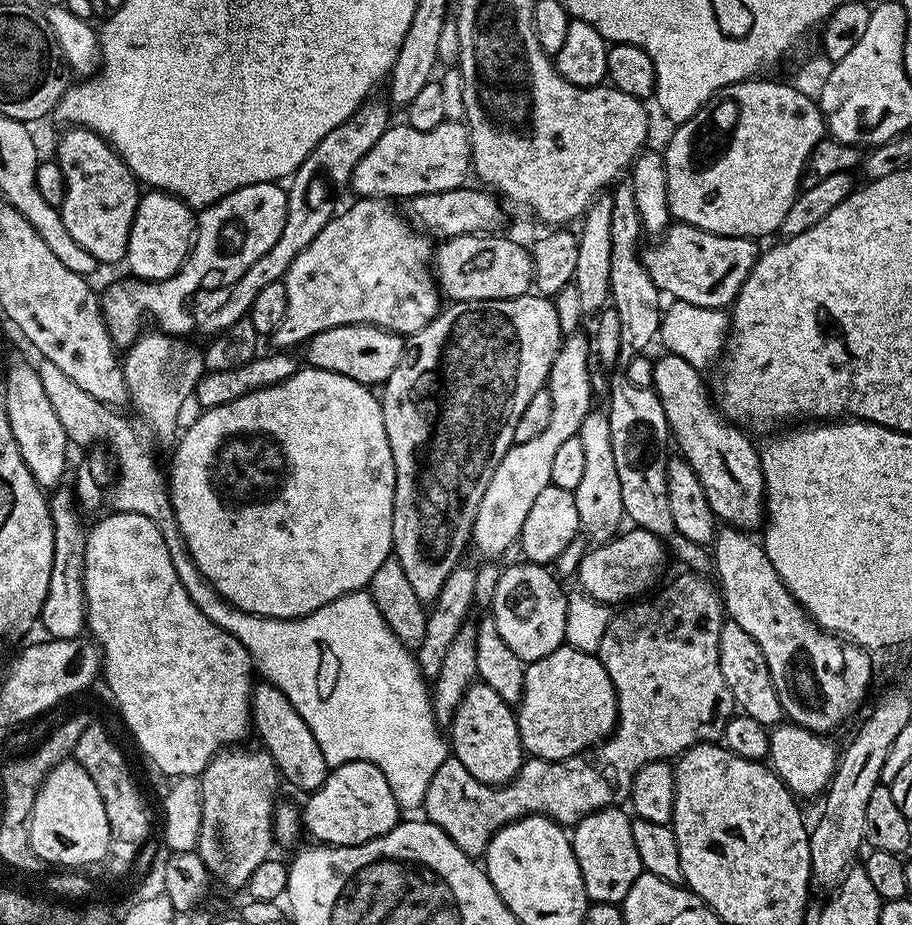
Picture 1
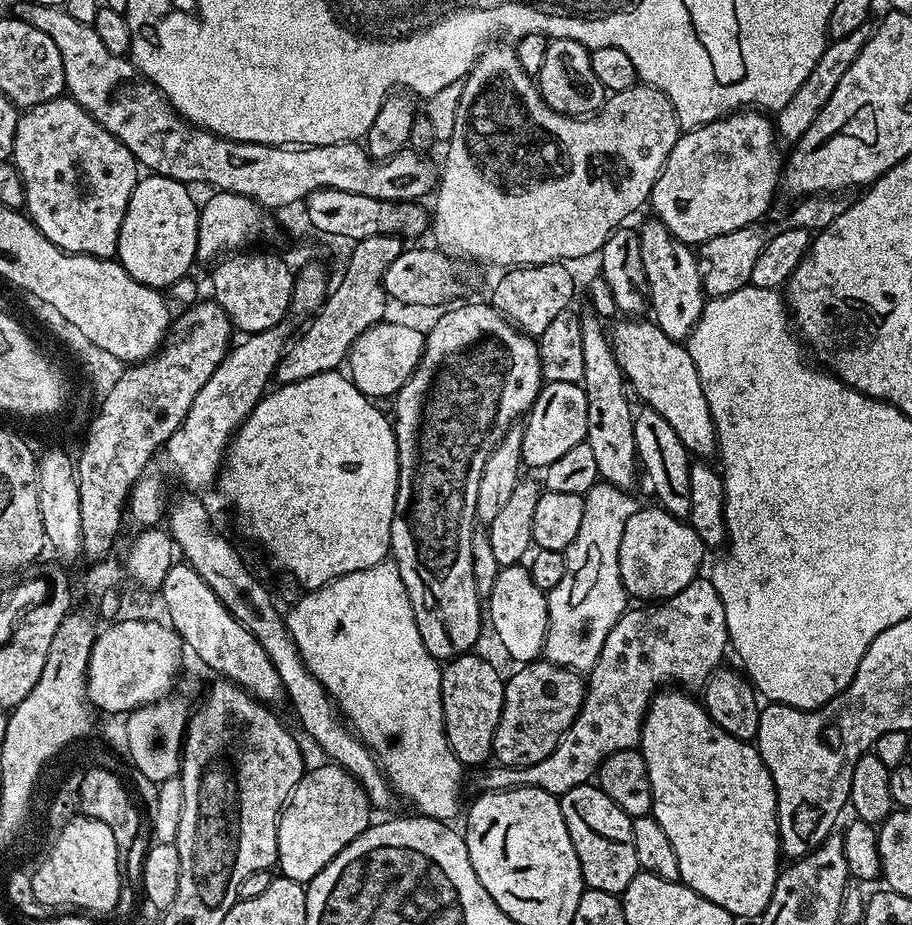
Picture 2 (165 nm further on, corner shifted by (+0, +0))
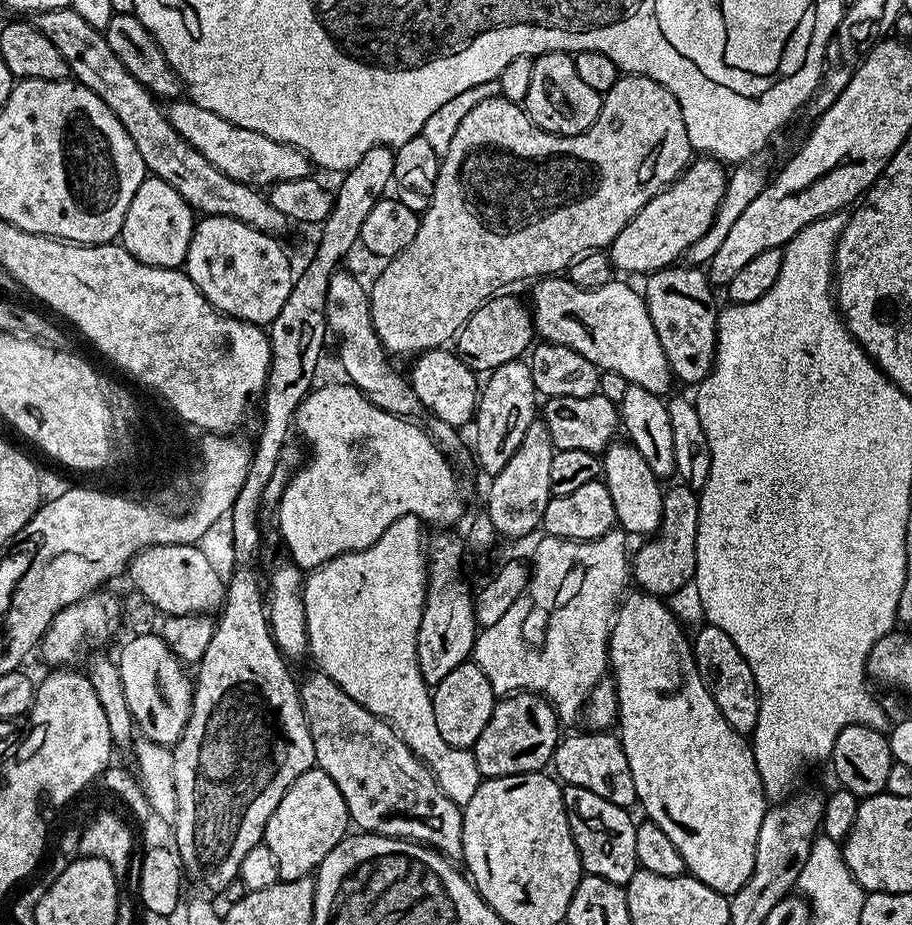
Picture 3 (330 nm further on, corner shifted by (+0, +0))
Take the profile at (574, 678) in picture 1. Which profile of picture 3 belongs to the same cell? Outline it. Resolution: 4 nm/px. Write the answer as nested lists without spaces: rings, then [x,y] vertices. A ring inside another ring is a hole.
[[[515,691],[497,699],[494,710],[490,714],[490,722],[486,722],[486,730],[478,734],[478,742],[474,749],[478,770],[481,777],[513,776],[527,772],[543,772],[552,764],[552,755],[556,753],[556,746],[562,739],[562,721],[552,708],[552,703],[537,696],[535,692]]]

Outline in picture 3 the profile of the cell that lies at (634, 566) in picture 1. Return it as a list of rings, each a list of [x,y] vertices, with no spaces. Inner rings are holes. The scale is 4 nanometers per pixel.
[[[683,482],[665,491],[662,502],[662,522],[659,532],[645,539],[640,549],[635,549],[630,560],[630,572],[643,591],[652,596],[669,598],[679,588],[689,587],[696,574],[696,539],[698,538],[698,506],[700,497],[697,489]]]

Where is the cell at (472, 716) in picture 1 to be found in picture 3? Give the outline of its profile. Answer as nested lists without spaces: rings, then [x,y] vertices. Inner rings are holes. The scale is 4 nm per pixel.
[[[473,662],[459,664],[454,666],[454,670],[450,670],[450,674],[446,674],[446,678],[442,678],[442,682],[438,682],[431,689],[431,693],[438,734],[446,738],[450,746],[475,749],[478,734],[486,730],[486,722],[490,722],[490,714],[498,699],[486,674]]]

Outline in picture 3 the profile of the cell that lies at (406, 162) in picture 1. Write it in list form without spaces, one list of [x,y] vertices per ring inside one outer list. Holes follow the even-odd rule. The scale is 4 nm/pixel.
[[[176,98],[169,104],[172,105],[167,105],[166,111],[170,126],[174,126],[174,130],[178,130],[178,134],[186,138],[186,142],[206,158],[206,162],[210,162],[210,166],[222,170],[226,178],[253,186],[271,186],[310,175],[308,156],[294,146],[266,138],[266,134],[258,134],[258,130],[246,130],[214,114],[214,110],[202,110],[202,106],[187,98]]]

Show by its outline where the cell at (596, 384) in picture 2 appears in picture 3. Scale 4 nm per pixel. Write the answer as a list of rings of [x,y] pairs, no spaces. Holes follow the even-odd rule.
[[[613,442],[604,449],[602,479],[614,502],[617,525],[633,537],[648,538],[660,530],[665,489],[660,488],[661,477],[656,476],[650,466],[646,466],[646,461],[642,459],[642,454],[638,454],[636,447],[631,442],[620,443]]]

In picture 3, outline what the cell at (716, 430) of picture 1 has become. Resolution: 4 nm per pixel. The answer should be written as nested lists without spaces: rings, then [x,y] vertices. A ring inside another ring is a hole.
[[[560,274],[537,279],[532,286],[530,311],[535,335],[541,341],[572,347],[599,370],[614,370],[614,374],[622,374],[622,378],[626,378],[629,384],[642,386],[642,390],[650,390],[650,394],[655,396],[667,397],[673,391],[674,377],[666,362],[662,342],[658,342],[654,322],[650,322],[644,297],[637,289],[635,292],[630,285],[623,284],[620,278],[613,278],[606,286],[579,288]]]

